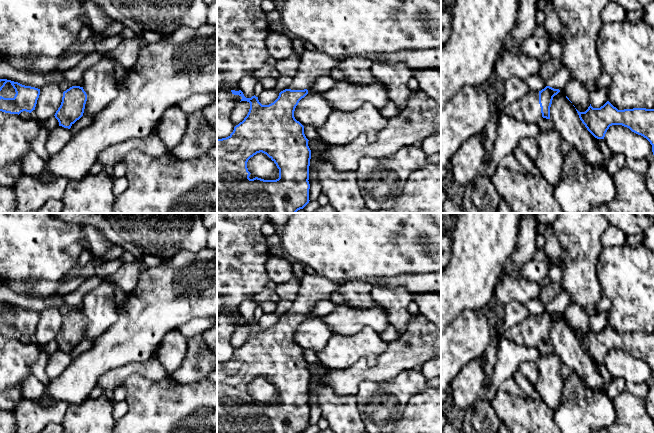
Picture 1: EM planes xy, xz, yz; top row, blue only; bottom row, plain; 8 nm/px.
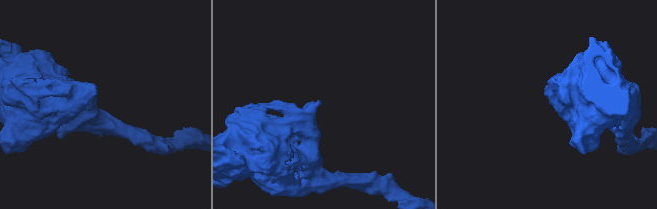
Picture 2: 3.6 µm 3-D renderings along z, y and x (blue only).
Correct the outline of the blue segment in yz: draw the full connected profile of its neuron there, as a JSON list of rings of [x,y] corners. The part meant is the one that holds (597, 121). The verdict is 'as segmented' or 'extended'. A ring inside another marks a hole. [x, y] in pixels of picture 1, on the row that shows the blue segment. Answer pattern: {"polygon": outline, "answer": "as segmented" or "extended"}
{"polygon": [[[607,101],[600,108],[593,108],[590,104],[585,112],[579,112],[577,109],[576,111],[582,123],[595,138],[604,139],[610,126],[622,125],[629,128],[632,132],[646,138],[652,145],[652,152],[654,155],[654,109],[633,108],[618,110],[609,101]]], "answer": "as segmented"}

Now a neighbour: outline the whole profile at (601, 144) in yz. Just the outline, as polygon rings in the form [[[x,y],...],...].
[[[595,138],[595,141],[596,141],[596,144],[597,144],[598,148],[605,154],[605,156],[609,160],[613,153],[609,149],[607,144],[605,143],[604,139],[597,139],[597,138]]]

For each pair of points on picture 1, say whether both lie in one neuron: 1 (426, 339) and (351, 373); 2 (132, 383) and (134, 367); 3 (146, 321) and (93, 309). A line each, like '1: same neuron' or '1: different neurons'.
1: same neuron
2: different neurons
3: different neurons

